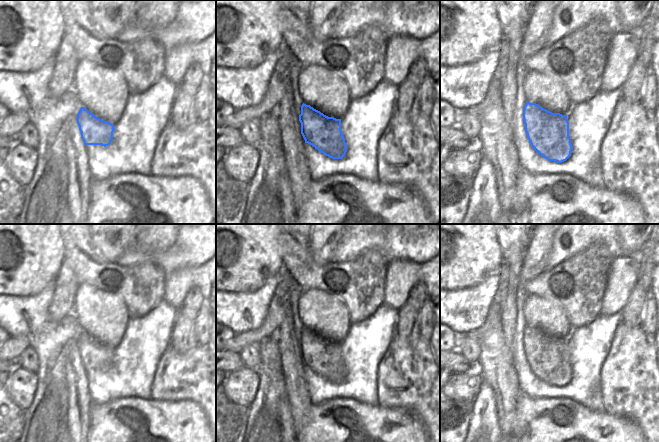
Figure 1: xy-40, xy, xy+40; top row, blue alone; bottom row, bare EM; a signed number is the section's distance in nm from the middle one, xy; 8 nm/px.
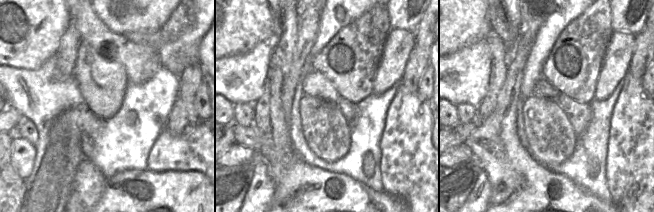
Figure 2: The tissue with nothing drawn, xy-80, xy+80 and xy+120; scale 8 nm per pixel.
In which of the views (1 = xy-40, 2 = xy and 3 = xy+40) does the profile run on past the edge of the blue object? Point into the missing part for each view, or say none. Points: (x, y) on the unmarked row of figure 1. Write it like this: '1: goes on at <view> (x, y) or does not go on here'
1: does not go on here
2: does not go on here
3: does not go on here

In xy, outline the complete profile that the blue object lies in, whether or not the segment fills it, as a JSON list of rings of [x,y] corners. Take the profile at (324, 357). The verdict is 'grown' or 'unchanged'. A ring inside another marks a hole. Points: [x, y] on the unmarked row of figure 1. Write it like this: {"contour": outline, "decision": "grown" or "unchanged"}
{"contour": [[[303,327],[299,345],[305,367],[332,383],[345,380],[347,368],[341,354],[341,343],[328,341]]], "decision": "unchanged"}

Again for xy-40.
{"contour": [[[81,331],[77,338],[77,348],[85,369],[106,371],[111,368],[115,354],[112,347],[96,341],[93,337]]], "decision": "unchanged"}

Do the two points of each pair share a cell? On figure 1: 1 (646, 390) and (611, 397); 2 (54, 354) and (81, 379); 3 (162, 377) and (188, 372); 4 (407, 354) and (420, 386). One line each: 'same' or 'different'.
1: same
2: different
3: same
4: same

